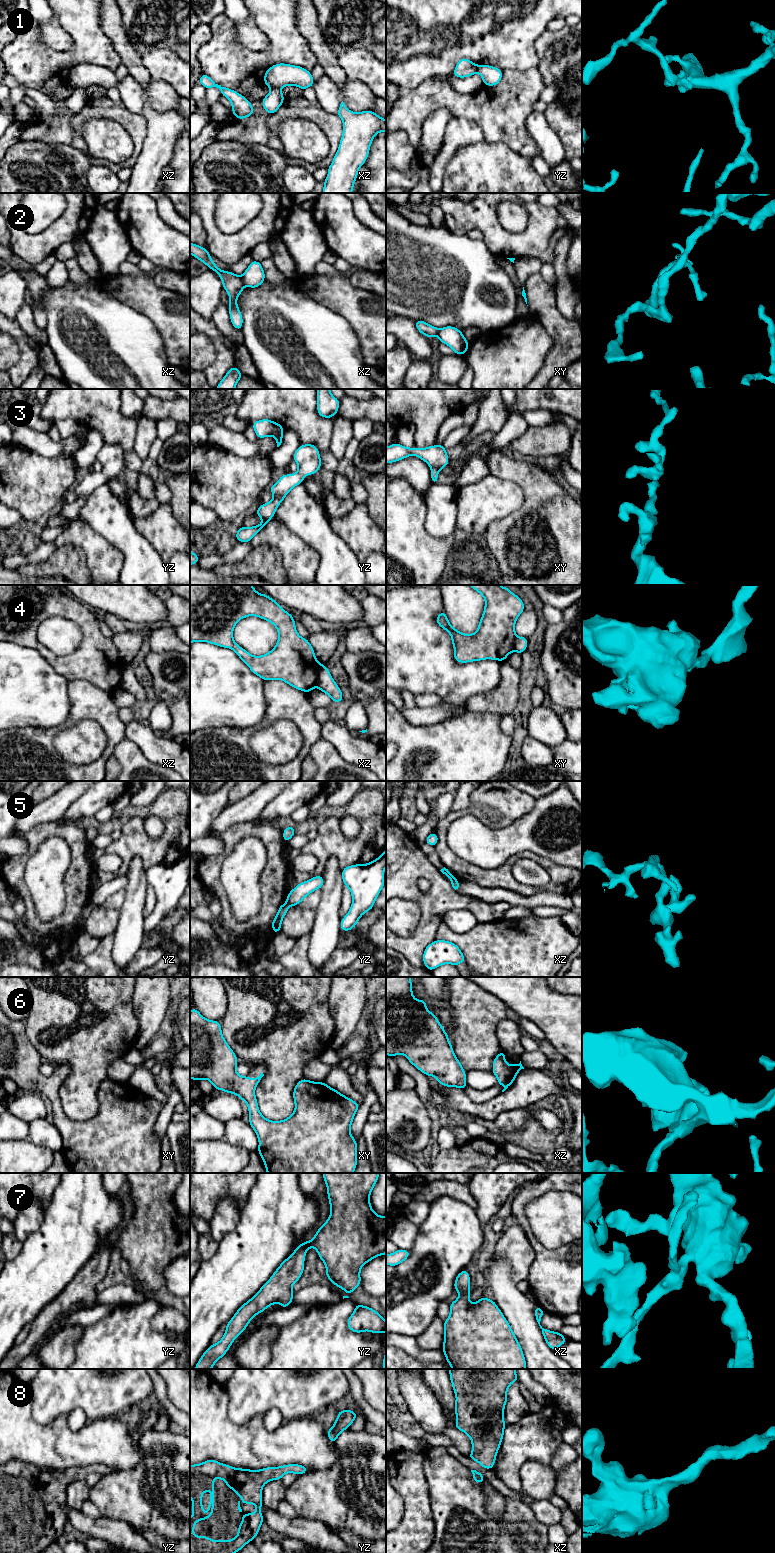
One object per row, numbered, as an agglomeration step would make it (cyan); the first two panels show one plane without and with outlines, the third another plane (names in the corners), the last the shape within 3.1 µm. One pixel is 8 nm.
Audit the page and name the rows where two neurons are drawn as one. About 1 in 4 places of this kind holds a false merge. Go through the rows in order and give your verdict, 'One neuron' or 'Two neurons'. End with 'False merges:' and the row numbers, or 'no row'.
1: Two neurons
2: Two neurons
3: One neuron
4: Two neurons
5: Two neurons
6: One neuron
7: One neuron
8: One neuron
False merges: 1, 2, 4, 5

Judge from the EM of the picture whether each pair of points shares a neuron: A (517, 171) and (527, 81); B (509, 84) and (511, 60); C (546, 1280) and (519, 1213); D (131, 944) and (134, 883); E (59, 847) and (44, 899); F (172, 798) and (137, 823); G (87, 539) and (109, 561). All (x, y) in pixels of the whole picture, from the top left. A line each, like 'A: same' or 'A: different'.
A: different
B: different
C: same
D: same
E: same
F: same
G: same

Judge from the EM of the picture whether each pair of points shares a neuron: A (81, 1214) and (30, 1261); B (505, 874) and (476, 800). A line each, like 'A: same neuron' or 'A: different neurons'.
A: same neuron
B: same neuron

